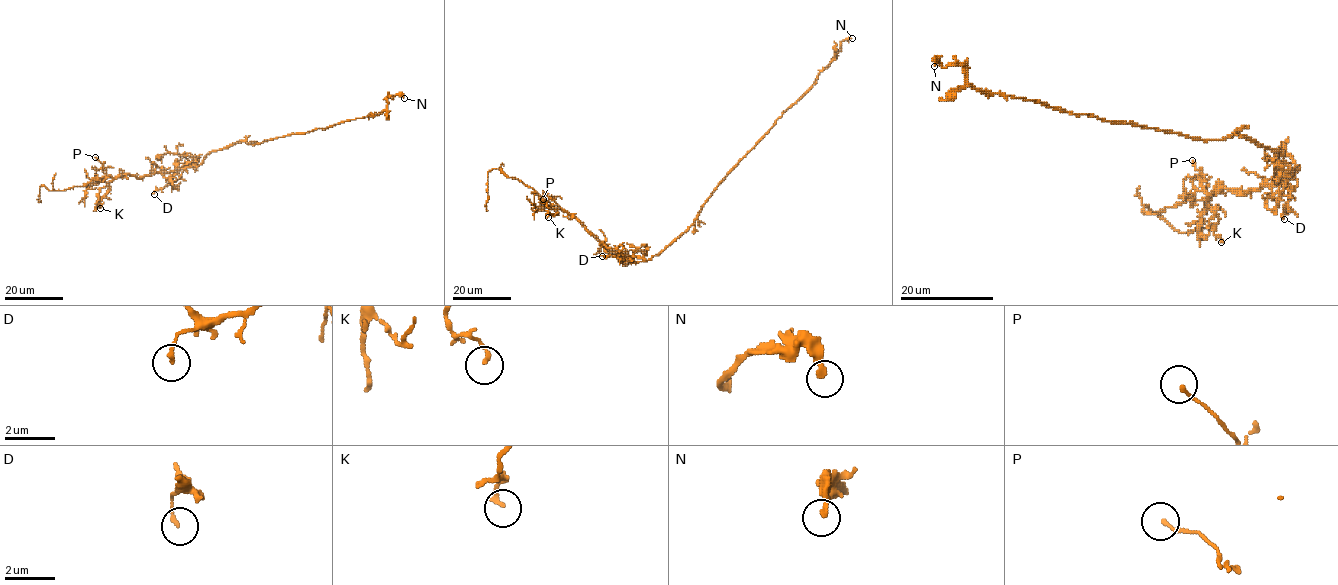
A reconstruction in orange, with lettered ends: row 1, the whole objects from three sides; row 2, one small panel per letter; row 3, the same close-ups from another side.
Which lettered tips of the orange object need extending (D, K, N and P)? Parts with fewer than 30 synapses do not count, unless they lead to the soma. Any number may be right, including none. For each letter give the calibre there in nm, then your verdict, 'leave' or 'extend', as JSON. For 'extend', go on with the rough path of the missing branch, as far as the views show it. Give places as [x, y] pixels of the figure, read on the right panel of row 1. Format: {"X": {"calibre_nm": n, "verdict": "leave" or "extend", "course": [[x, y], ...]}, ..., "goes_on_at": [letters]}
{"D": {"calibre_nm": 150, "verdict": "leave"}, "K": {"calibre_nm": 160, "verdict": "leave"}, "N": {"calibre_nm": 200, "verdict": "leave"}, "P": {"calibre_nm": 150, "verdict": "leave"}, "goes_on_at": []}

